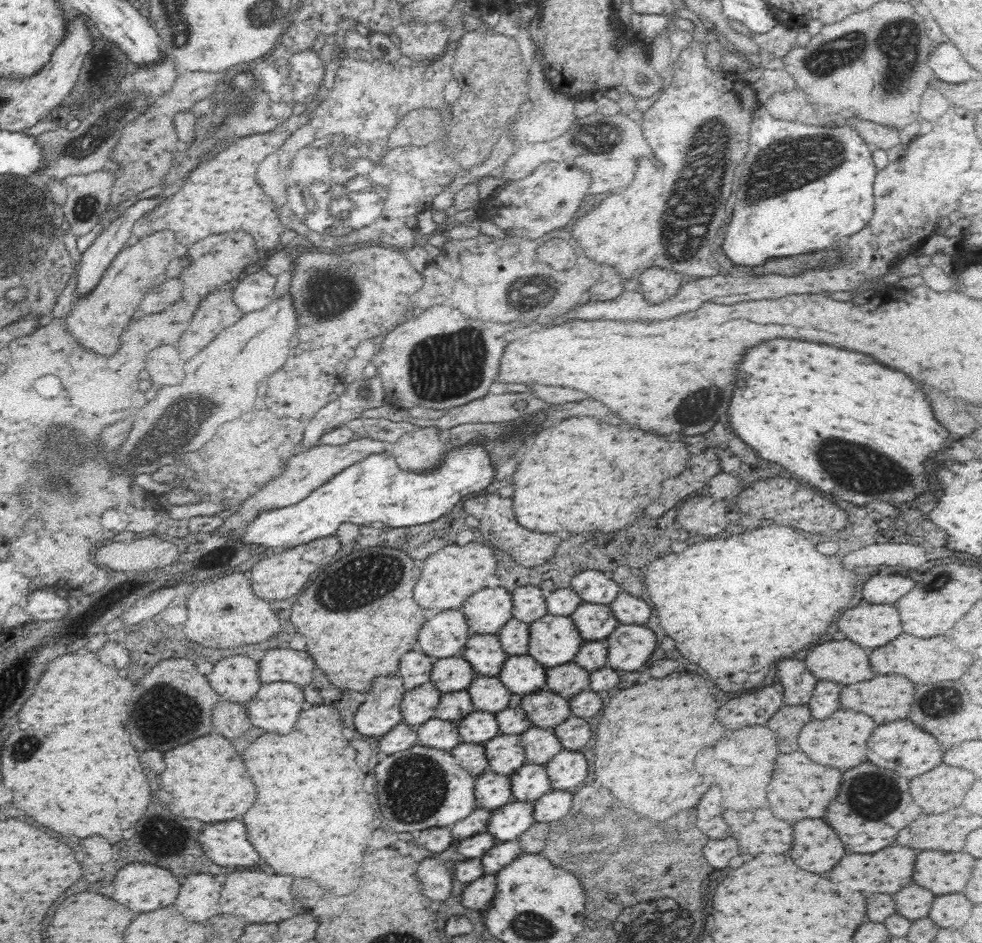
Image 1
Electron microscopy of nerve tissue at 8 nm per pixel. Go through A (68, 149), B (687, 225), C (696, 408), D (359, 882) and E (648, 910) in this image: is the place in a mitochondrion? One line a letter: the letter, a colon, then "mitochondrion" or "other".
A: mitochondrion
B: mitochondrion
C: mitochondrion
D: other
E: mitochondrion

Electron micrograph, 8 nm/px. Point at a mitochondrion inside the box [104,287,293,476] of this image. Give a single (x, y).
(176, 424)

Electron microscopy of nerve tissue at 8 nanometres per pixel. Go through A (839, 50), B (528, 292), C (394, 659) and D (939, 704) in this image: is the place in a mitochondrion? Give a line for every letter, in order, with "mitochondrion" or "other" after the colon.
A: mitochondrion
B: mitochondrion
C: other
D: mitochondrion

